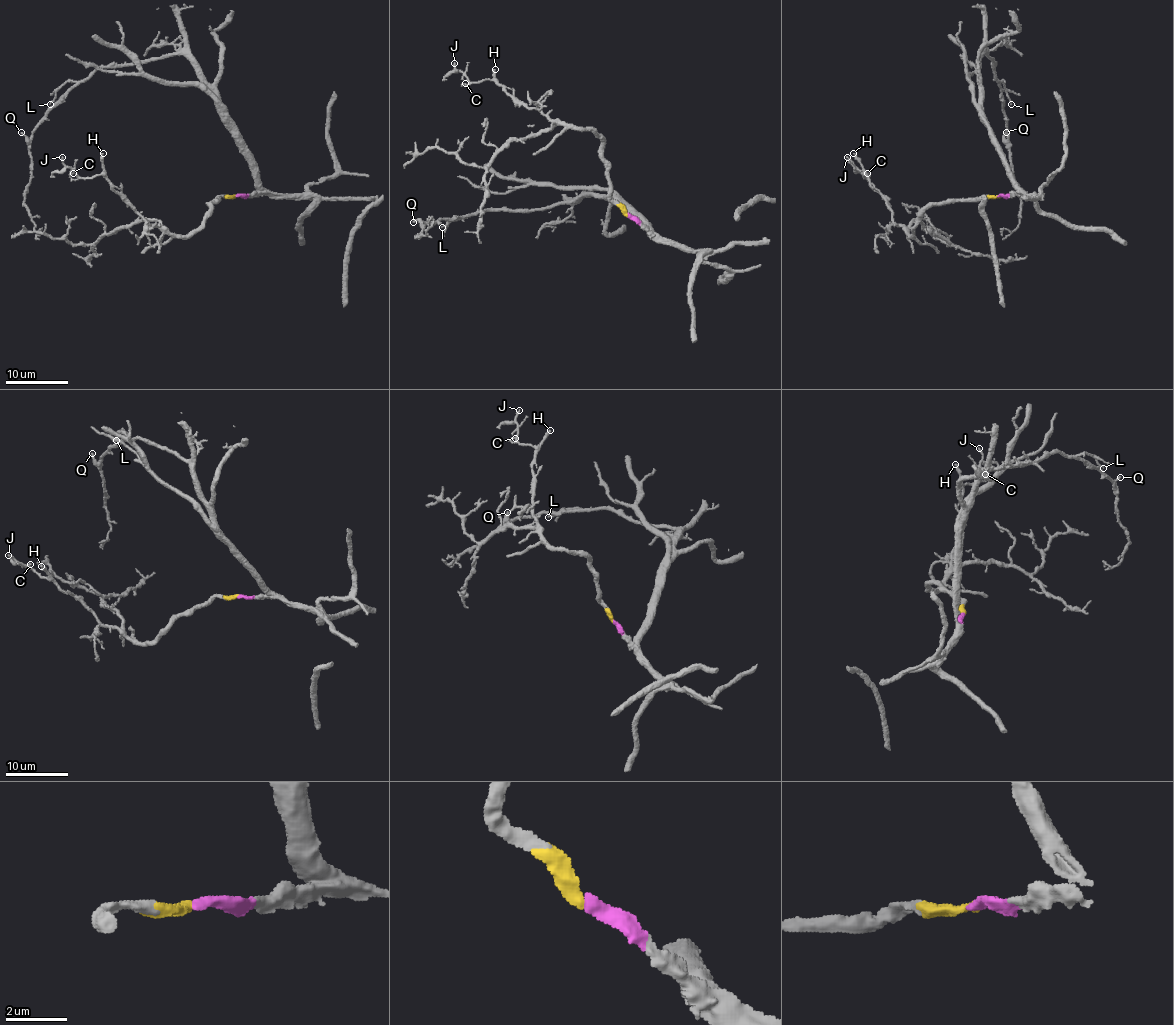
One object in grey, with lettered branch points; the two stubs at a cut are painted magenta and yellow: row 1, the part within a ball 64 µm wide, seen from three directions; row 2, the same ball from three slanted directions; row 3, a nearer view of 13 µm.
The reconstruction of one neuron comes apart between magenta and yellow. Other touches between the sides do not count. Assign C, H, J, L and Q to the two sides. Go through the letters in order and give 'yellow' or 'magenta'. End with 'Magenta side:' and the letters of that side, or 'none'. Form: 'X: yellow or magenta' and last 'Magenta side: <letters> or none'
C: yellow
H: yellow
J: yellow
L: magenta
Q: magenta
Magenta side: L, Q

